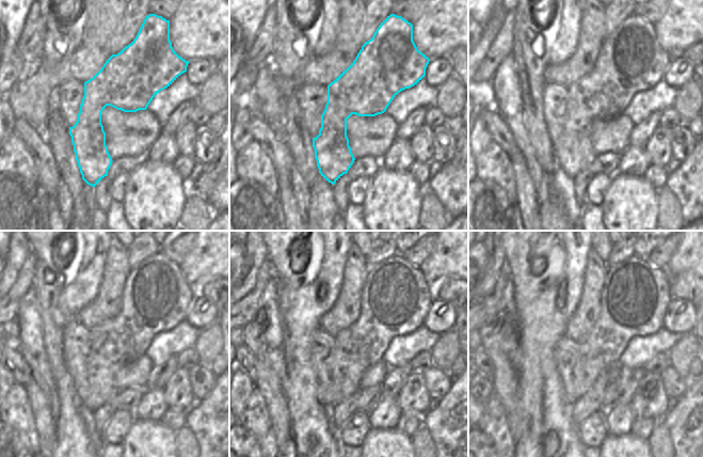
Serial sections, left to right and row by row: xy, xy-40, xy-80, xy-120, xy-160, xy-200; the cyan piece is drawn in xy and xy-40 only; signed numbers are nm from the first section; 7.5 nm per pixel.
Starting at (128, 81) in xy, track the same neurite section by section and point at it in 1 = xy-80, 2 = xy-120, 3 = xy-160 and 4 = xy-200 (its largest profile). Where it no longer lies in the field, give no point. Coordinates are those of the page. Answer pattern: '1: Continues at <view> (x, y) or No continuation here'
1: Continues at xy-80 (630, 60)
2: Continues at xy-120 (156, 297)
3: Continues at xy-160 (396, 297)
4: Continues at xy-200 (635, 297).

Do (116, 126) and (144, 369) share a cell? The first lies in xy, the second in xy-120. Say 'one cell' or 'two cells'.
one cell

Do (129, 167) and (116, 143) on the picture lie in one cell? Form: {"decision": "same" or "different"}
{"decision": "different"}

